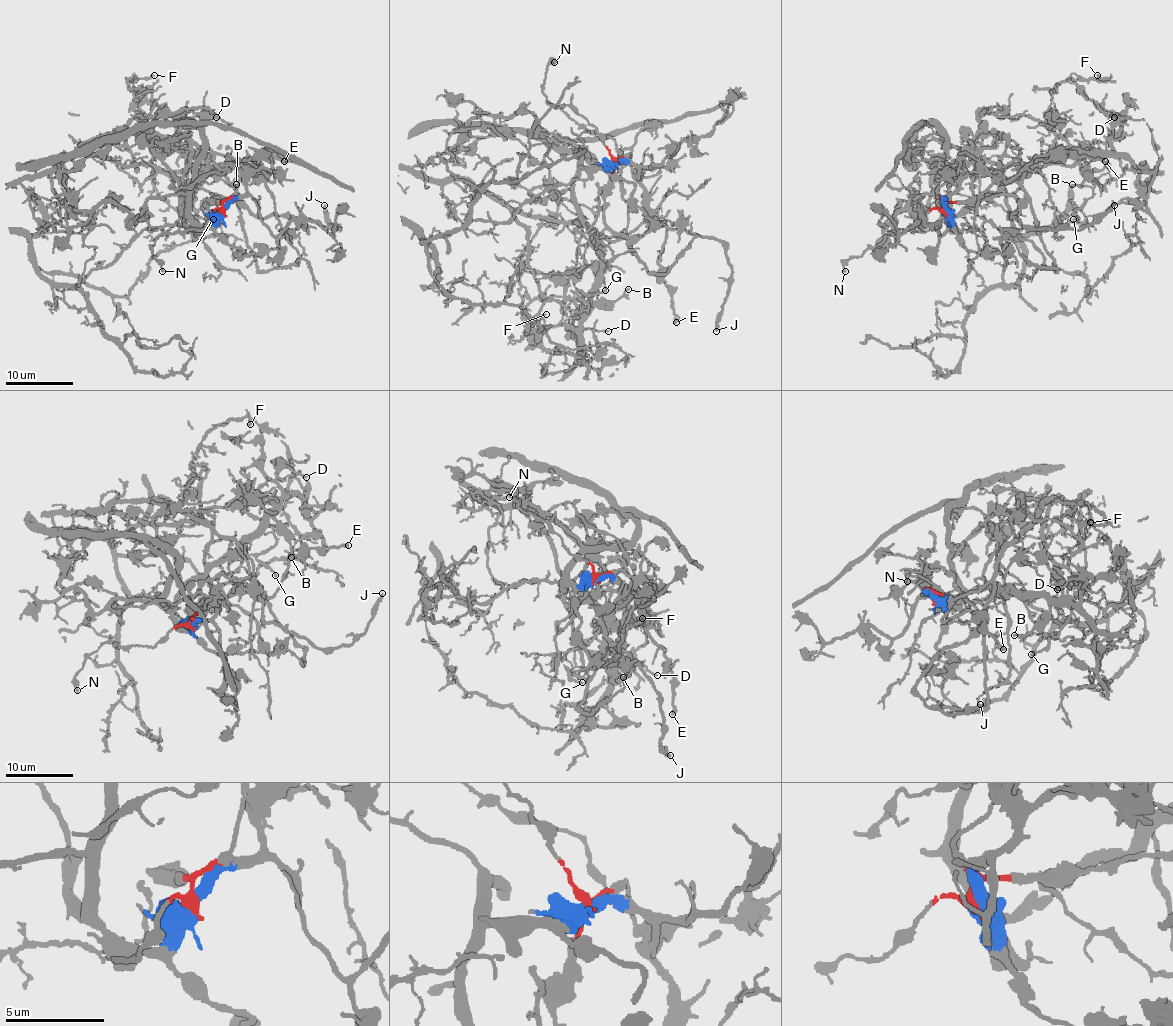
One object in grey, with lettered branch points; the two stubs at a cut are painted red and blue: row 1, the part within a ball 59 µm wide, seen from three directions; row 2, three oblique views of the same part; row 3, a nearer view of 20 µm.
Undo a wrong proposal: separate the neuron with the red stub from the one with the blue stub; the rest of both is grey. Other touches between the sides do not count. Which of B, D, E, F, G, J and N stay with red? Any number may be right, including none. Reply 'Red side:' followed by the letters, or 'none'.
Red side: J, N

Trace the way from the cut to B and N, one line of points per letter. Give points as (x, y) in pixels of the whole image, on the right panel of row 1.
B: (945, 211), (950, 226), (950, 221), (1026, 175), (1046, 157), (1082, 155), (1085, 179), (1079, 186), (1072, 184)
N: (945, 211), (932, 209), (911, 229), (890, 231), (876, 246), (851, 256), (844, 265), (846, 272)

